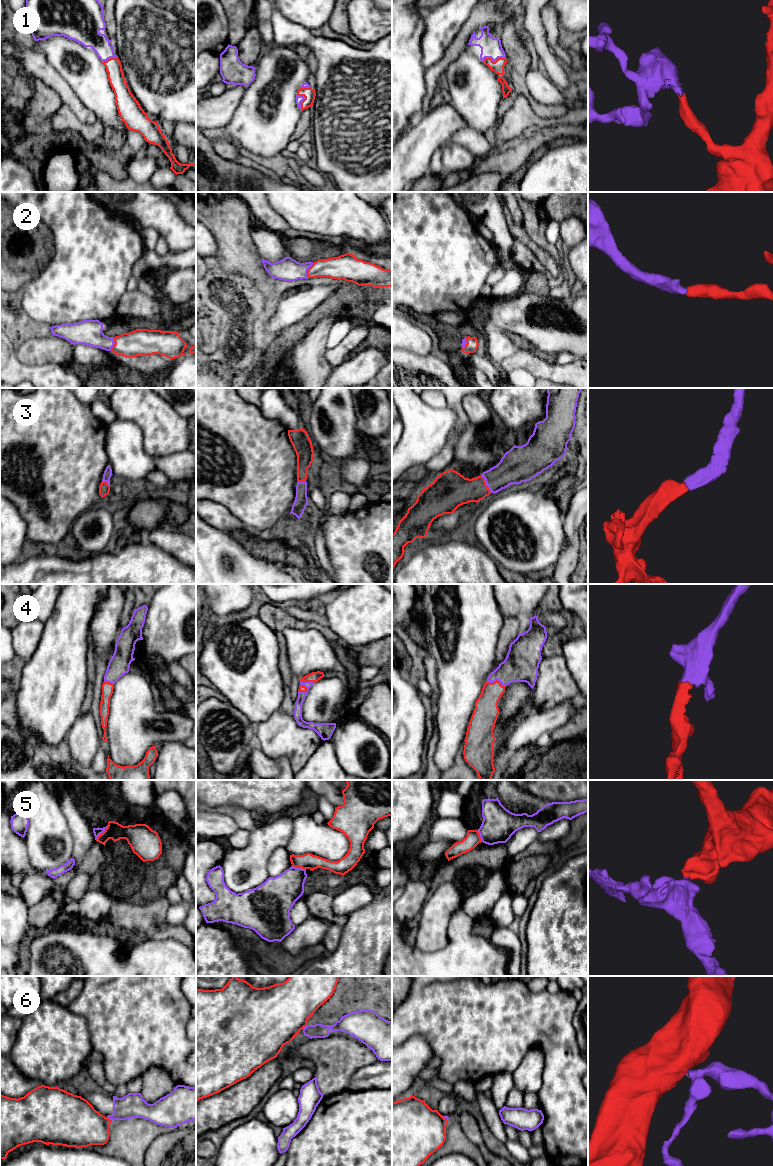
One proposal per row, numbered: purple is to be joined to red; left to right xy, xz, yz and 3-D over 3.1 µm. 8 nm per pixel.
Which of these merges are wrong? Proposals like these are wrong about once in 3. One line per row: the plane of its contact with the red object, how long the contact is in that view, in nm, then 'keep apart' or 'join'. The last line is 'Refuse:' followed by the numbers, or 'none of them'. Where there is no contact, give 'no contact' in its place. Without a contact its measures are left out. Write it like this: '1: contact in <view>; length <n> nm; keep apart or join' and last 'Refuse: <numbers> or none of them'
1: contact in yz; length 190 nm; join
2: contact in xz; length 130 nm; join
3: contact in yz; length 170 nm; join
4: contact in yz; length 170 nm; join
5: contact in xy; length 160 nm; keep apart
6: contact in xy; length 50 nm; keep apart
Refuse: 5, 6

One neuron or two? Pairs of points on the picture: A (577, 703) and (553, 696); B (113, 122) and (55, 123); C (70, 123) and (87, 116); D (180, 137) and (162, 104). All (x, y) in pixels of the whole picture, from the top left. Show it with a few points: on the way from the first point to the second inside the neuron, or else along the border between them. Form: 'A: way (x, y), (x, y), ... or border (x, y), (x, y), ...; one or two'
A: border (575, 696), (571, 698); two
B: border (98, 119), (106, 128); two
C: border (62, 103), (87, 124), (93, 124), (97, 120); two
D: border (175, 122), (185, 123); two

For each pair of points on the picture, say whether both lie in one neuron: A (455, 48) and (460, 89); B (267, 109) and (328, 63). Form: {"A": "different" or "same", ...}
{"A": "different", "B": "different"}

